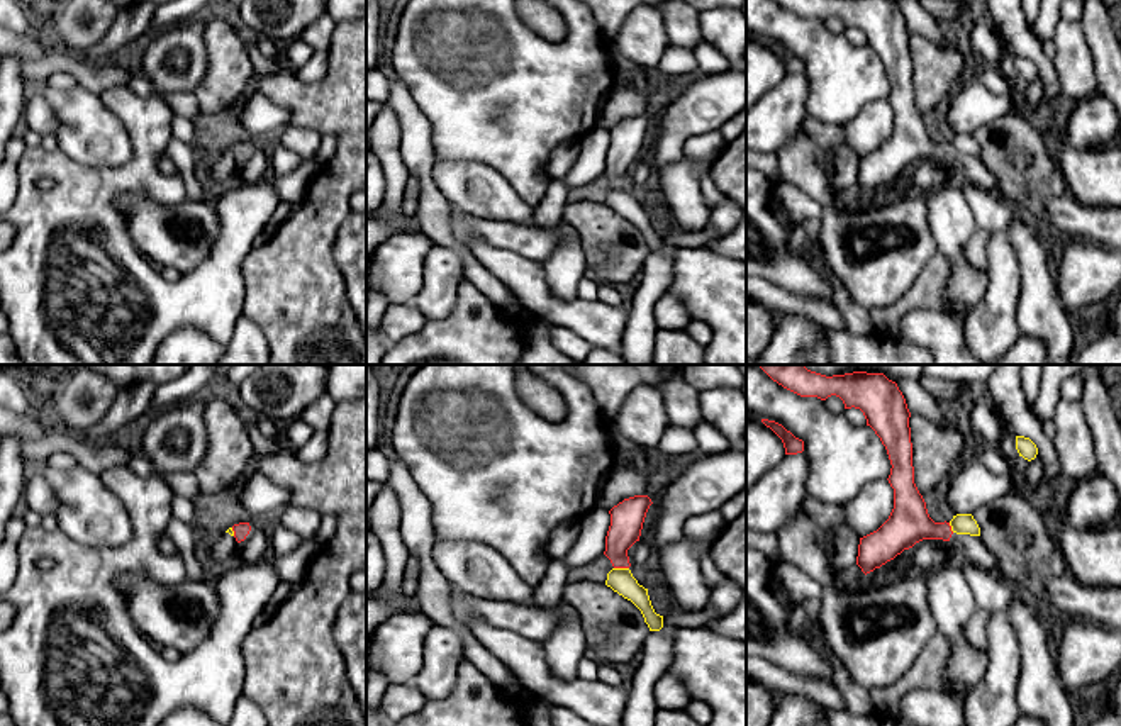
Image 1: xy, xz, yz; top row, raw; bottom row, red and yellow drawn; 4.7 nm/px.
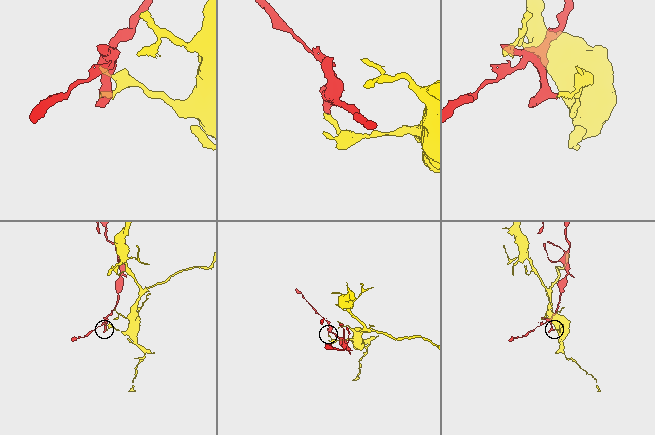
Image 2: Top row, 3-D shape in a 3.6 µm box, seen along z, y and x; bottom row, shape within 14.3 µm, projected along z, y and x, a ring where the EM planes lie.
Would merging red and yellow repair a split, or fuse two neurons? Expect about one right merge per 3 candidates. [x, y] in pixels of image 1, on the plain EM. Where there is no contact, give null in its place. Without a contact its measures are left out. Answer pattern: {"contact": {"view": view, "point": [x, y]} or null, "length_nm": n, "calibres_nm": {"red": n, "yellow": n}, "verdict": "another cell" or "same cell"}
{"contact": {"view": "xz", "point": [621, 187]}, "length_nm": 70, "calibres_nm": {"red": 160, "yellow": 120}, "verdict": "another cell"}

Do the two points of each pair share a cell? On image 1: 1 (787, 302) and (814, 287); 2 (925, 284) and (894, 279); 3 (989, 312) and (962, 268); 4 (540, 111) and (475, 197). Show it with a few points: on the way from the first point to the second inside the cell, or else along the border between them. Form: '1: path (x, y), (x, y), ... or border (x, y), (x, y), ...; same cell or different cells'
1: border (765, 279), (794, 294), (818, 295), (830, 302); different cells
2: border (936, 251), (916, 282), (897, 301), (884, 307); different cells
3: border (987, 268), (987, 287), (965, 318); different cells
4: border (455, 160), (479, 160), (489, 165), (521, 199); different cells

